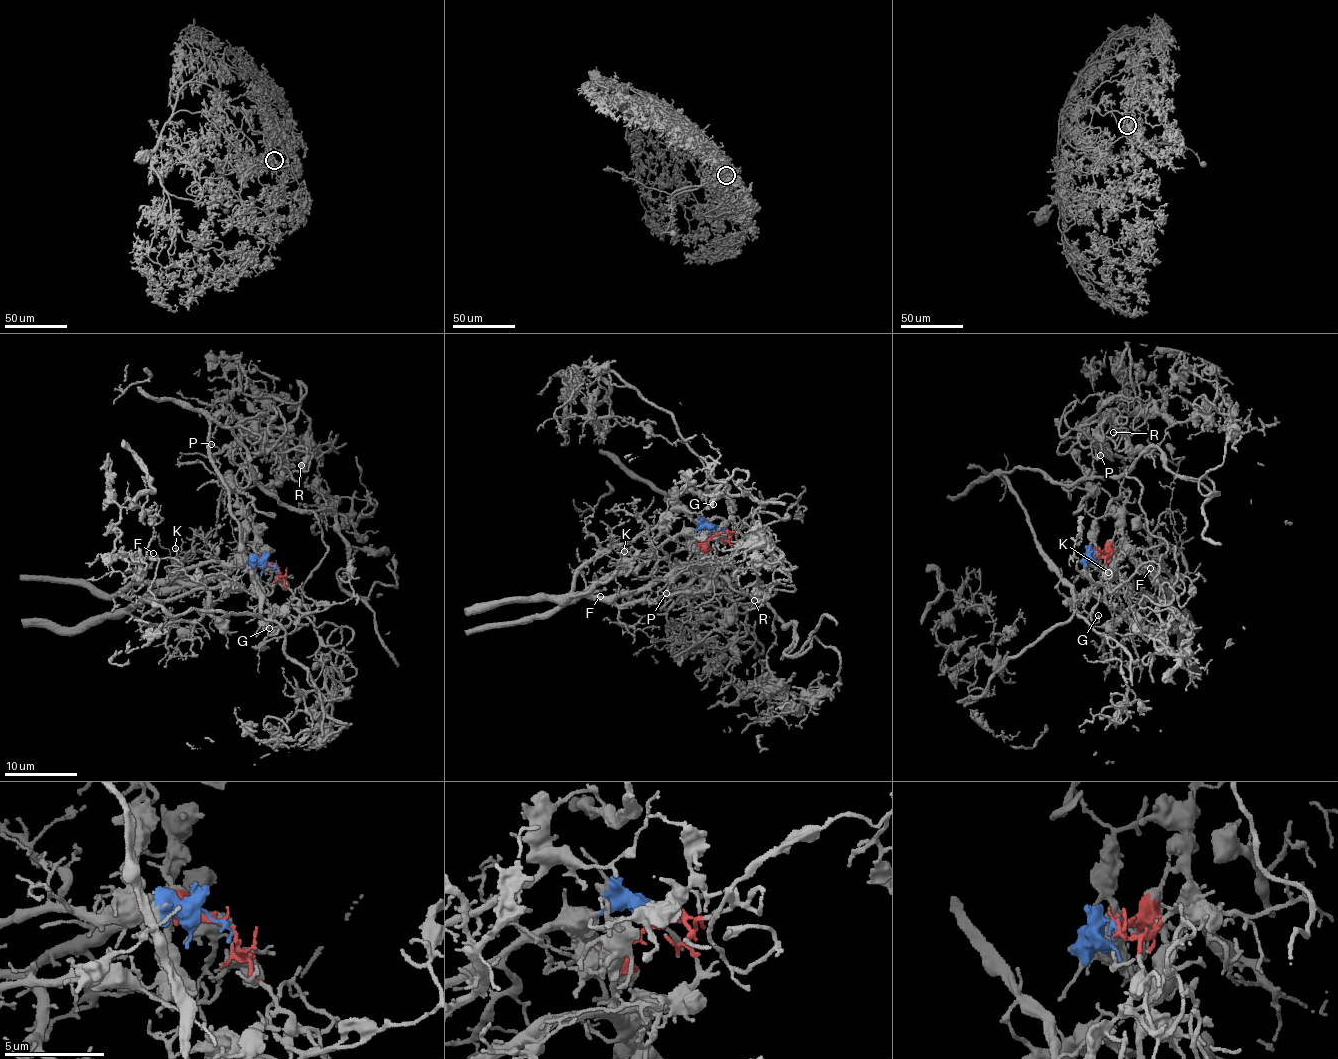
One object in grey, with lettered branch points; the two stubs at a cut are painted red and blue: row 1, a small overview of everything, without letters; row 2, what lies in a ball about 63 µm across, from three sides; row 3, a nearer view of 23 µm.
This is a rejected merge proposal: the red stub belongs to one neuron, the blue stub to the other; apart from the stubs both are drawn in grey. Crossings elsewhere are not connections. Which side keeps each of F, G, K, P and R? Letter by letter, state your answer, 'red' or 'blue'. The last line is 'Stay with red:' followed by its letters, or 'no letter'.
F: blue
G: red
K: blue
P: red
R: red
Stay with red: G, P, R

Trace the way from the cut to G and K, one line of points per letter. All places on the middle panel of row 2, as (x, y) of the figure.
G: (721, 532), (731, 535), (739, 528), (729, 509), (734, 508), (721, 494), (713, 499), (714, 504)
K: (721, 532), (697, 529), (674, 535), (630, 556), (623, 554), (625, 549), (623, 551)

